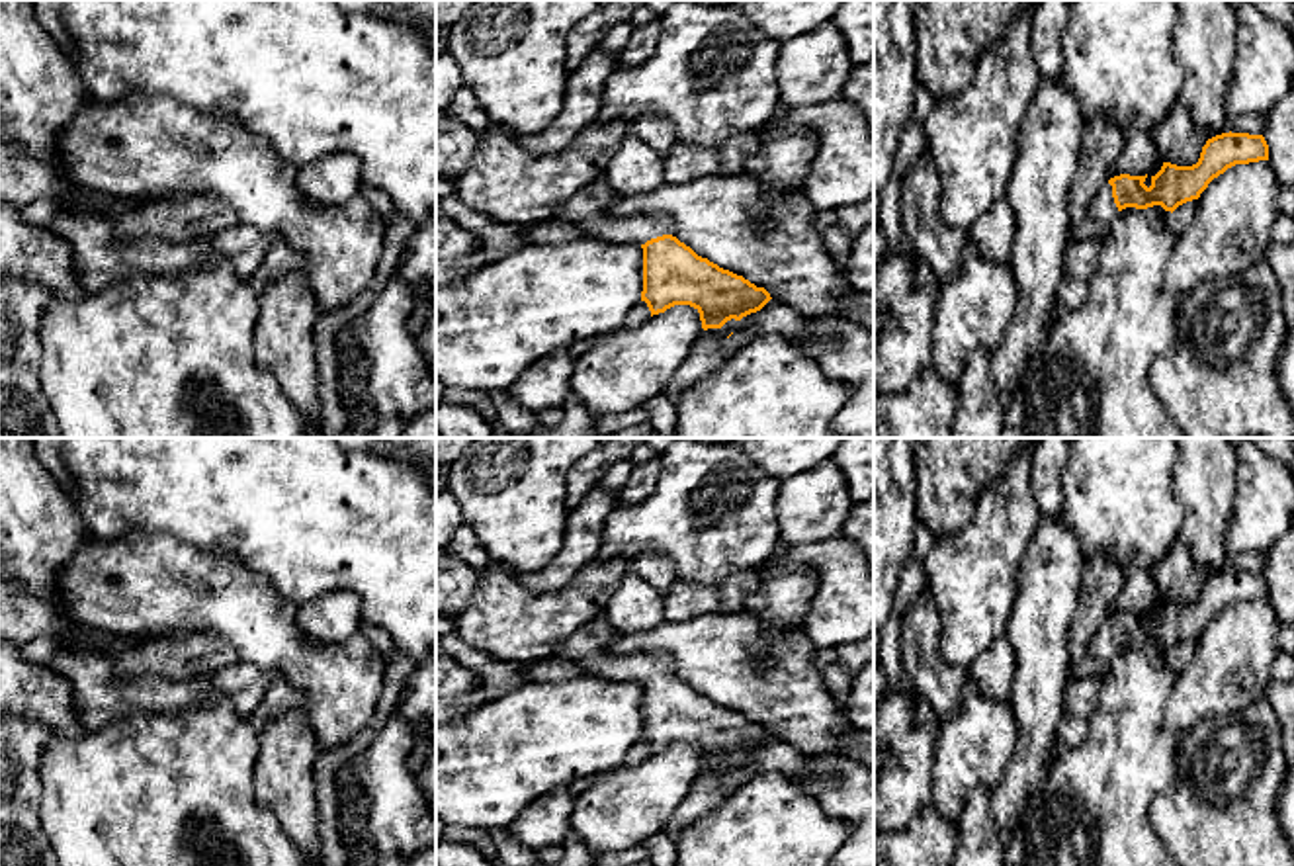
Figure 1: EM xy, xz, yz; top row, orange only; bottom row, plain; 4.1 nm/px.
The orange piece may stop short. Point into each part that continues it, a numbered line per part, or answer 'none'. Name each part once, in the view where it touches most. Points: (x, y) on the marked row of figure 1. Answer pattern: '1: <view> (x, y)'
1: yz (1097, 225)

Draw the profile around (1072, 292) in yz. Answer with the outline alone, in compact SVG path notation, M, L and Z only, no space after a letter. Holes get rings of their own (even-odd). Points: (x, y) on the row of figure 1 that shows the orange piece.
M1065 274L1057 285L1061 309L1079 309L1089 297L1089 281Z

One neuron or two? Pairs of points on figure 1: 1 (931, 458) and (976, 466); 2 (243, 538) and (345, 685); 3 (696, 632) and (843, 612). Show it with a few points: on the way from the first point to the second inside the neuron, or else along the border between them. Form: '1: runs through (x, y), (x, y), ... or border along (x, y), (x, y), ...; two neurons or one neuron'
1: runs through (943, 458), (964, 458); one neuron
2: border along (245, 567), (260, 573), (298, 605); two neurons
3: border along (802, 630), (818, 648); two neurons

